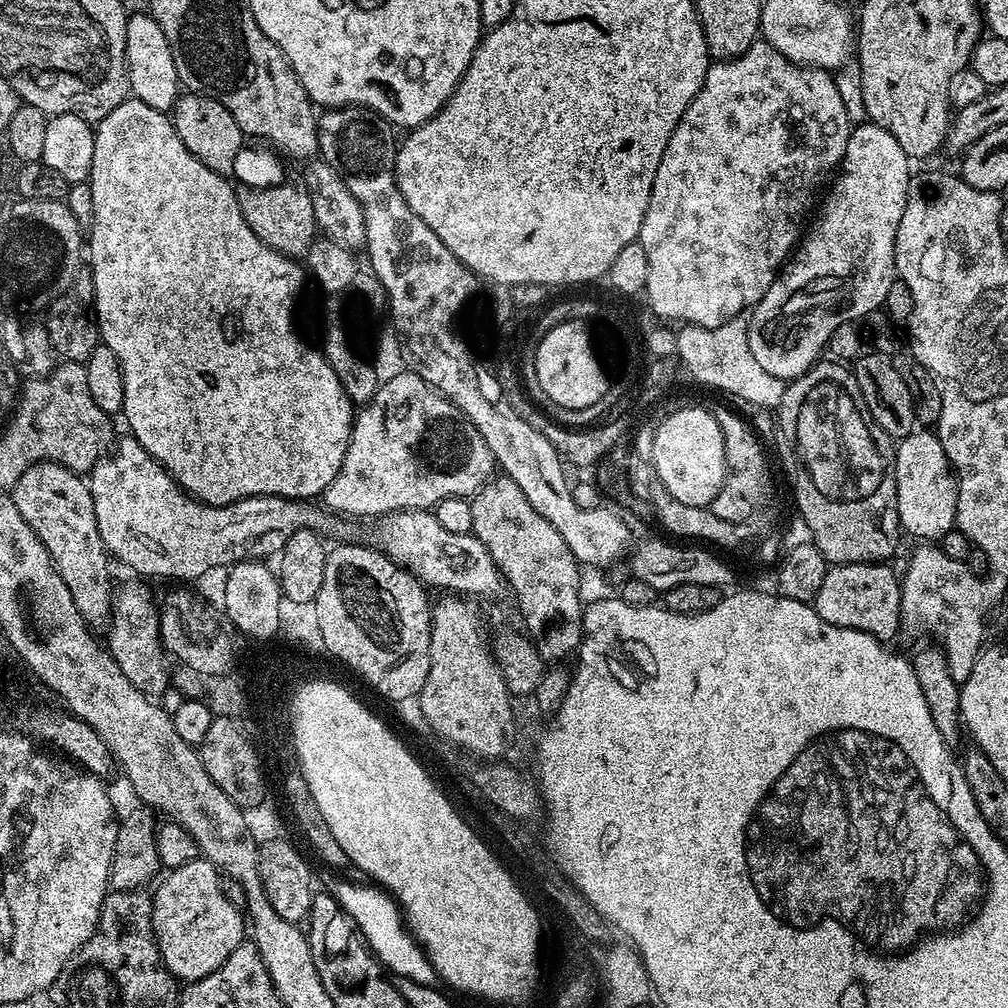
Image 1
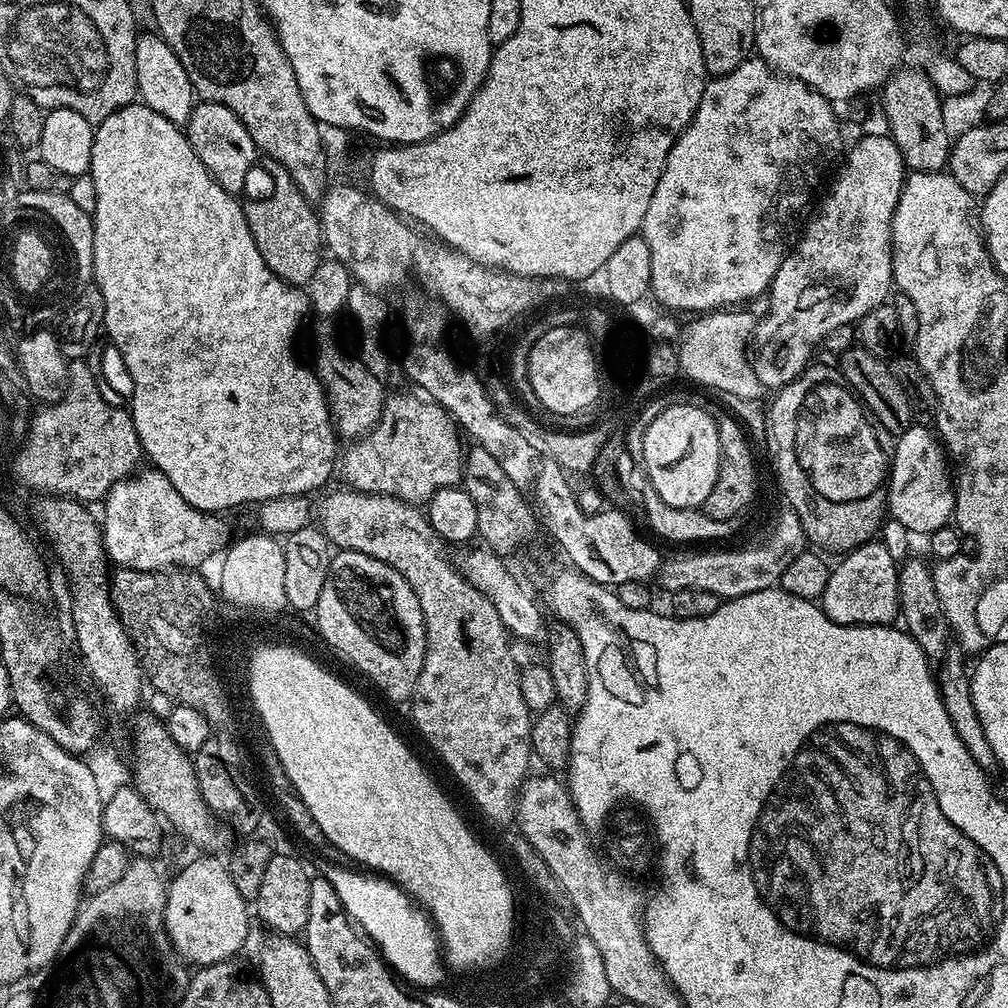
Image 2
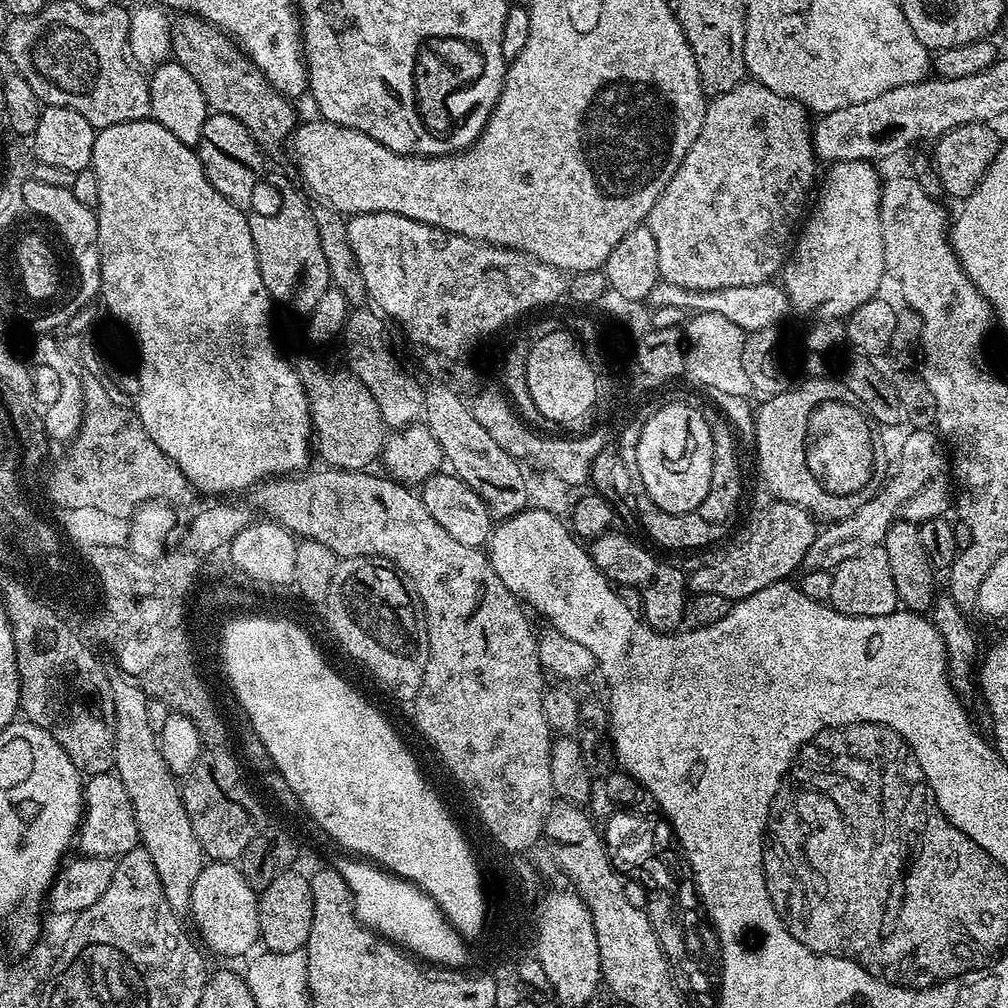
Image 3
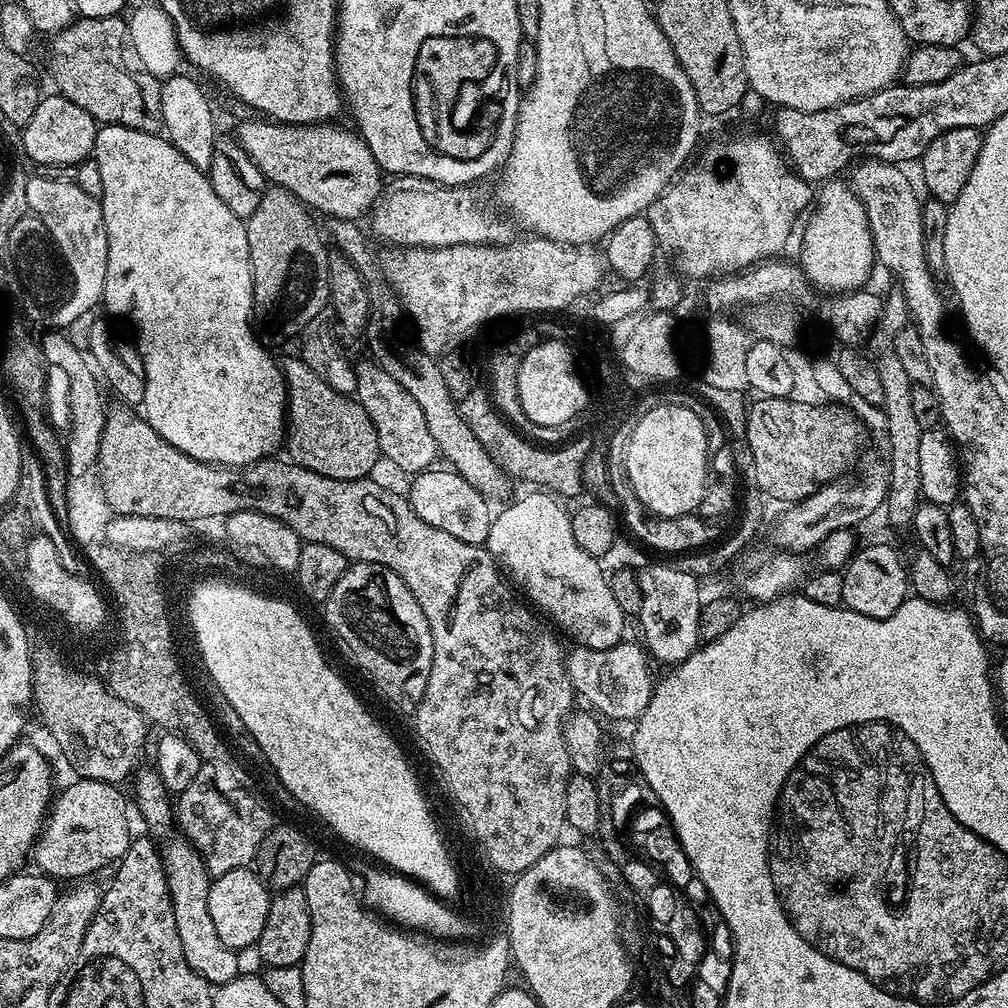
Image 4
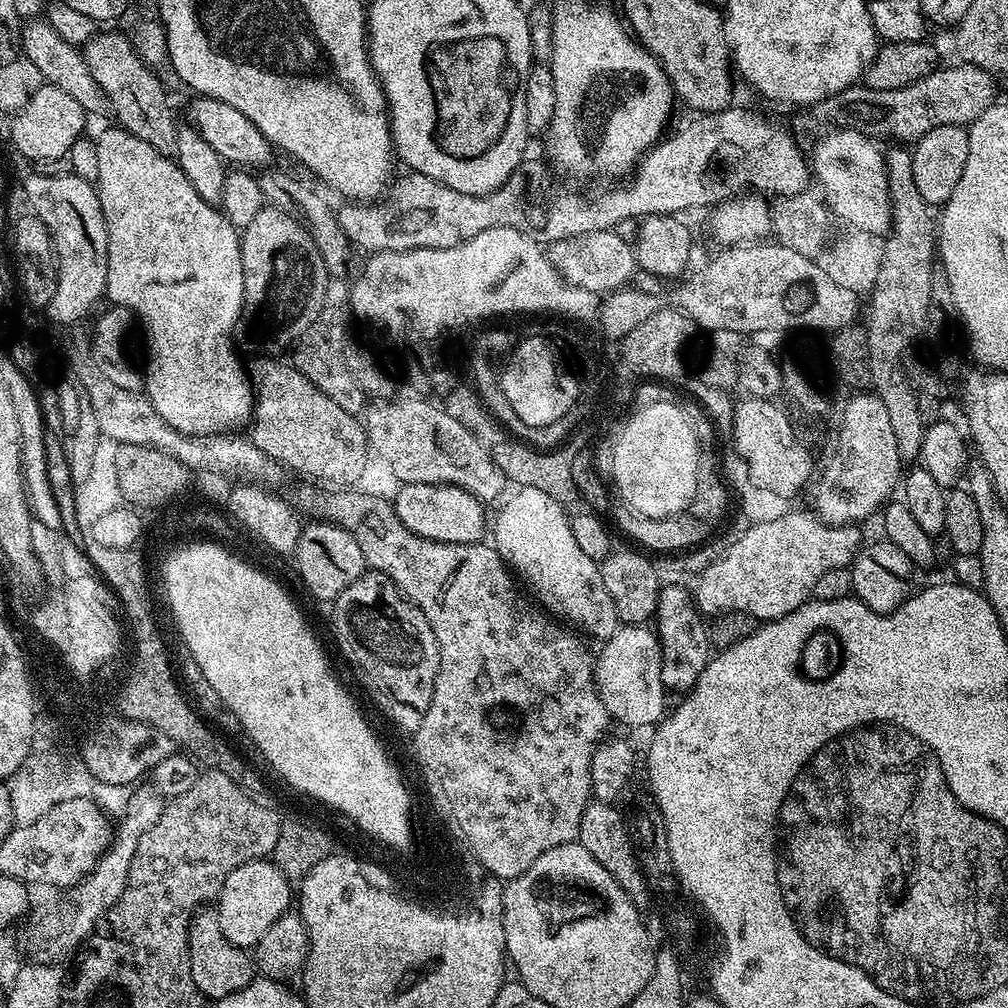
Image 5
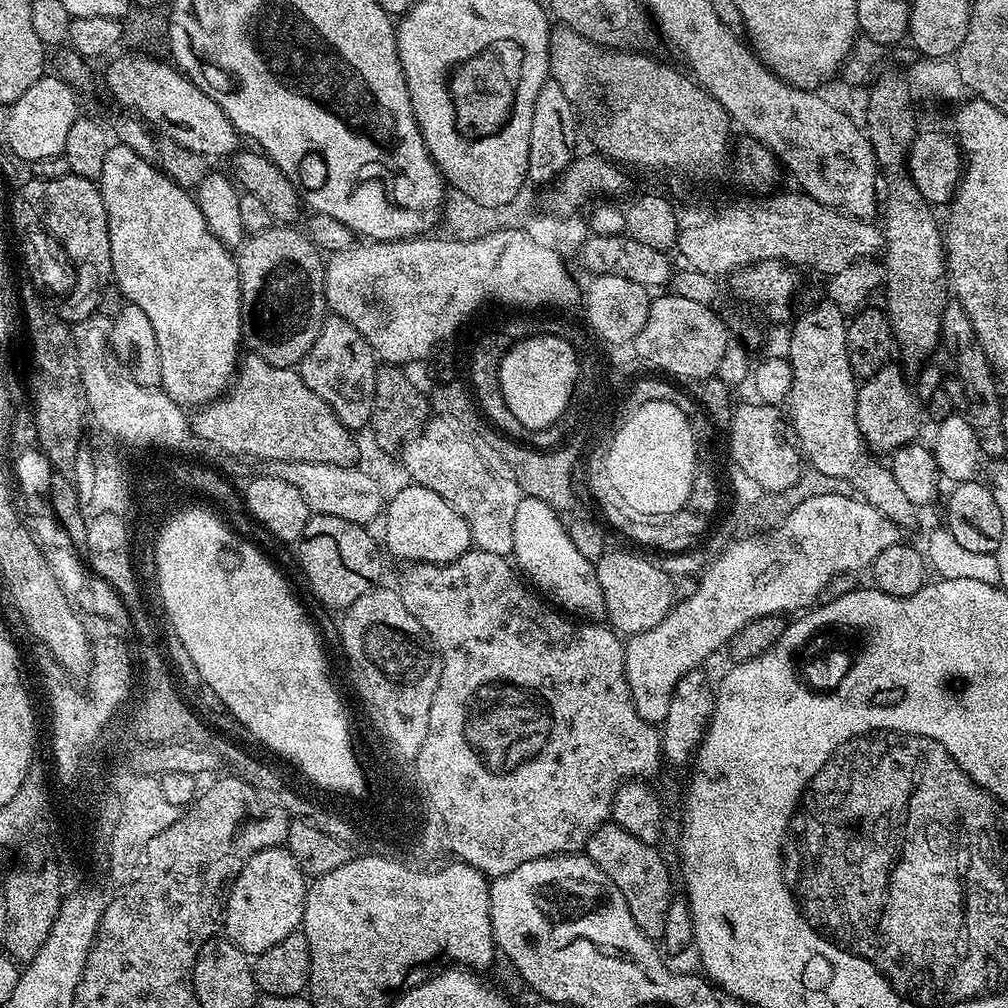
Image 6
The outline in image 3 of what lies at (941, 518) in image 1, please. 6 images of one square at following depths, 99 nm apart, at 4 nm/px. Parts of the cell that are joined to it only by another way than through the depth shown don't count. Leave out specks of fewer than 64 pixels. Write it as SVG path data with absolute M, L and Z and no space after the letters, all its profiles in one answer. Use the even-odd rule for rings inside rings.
M933 429L909 431L900 450L898 470L889 477L878 496L866 502L850 518L827 523L810 546L801 567L804 572L835 571L842 562L860 557L872 548L881 547L886 531L894 521L921 524L941 519L952 506L951 461L943 439Z

